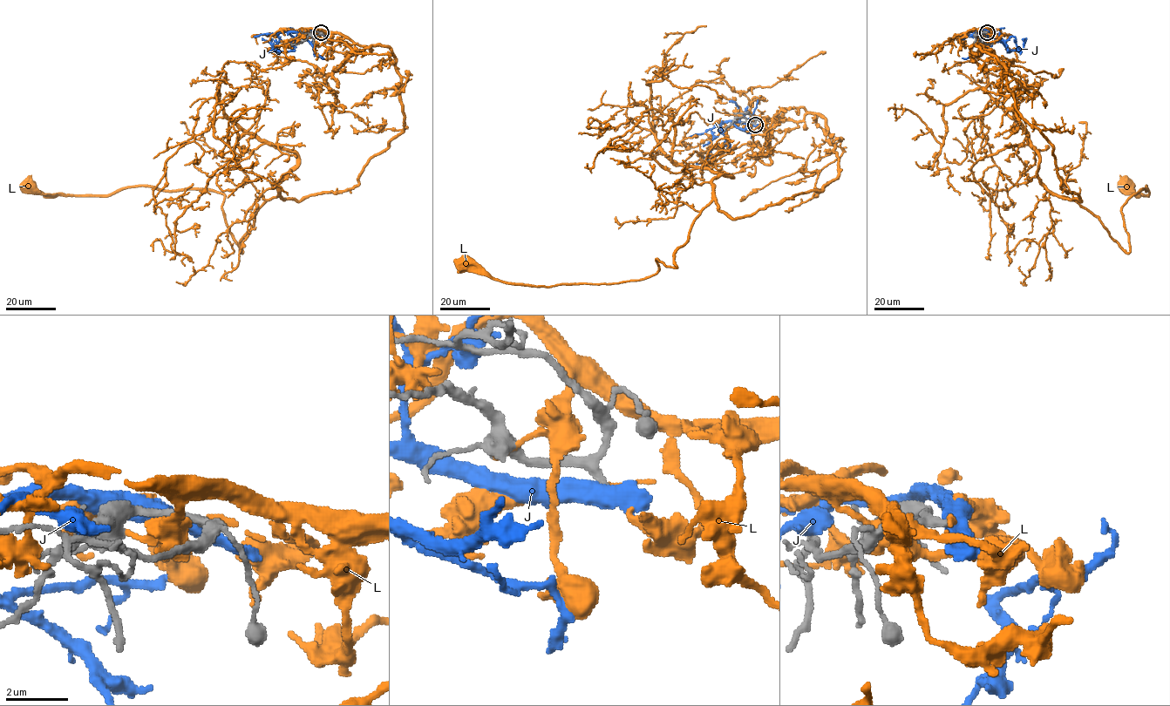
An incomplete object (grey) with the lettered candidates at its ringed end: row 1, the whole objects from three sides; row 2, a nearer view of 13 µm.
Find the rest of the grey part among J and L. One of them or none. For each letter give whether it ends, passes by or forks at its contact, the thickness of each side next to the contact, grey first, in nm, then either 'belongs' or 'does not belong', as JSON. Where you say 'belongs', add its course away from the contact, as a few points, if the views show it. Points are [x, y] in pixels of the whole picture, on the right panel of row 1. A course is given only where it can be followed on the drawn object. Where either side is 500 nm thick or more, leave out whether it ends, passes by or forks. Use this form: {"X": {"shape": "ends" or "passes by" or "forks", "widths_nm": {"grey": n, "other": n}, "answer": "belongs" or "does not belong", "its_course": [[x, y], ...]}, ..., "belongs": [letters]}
{"J": {"shape": "passes by", "widths_nm": {"grey": 240, "other": 480}, "answer": "does not belong"}, "L": {"shape": "ends", "widths_nm": {"grey": 240, "other": 240}, "answer": "does not belong"}, "belongs": []}

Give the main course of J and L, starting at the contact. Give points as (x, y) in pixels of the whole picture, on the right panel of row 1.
J: (987, 32), (997, 34), (1009, 51), (1020, 50), (1026, 38)
L: (987, 32), (976, 45), (1081, 200), (1059, 196), (1127, 253), (1121, 207), (1149, 194), (1127, 187)

